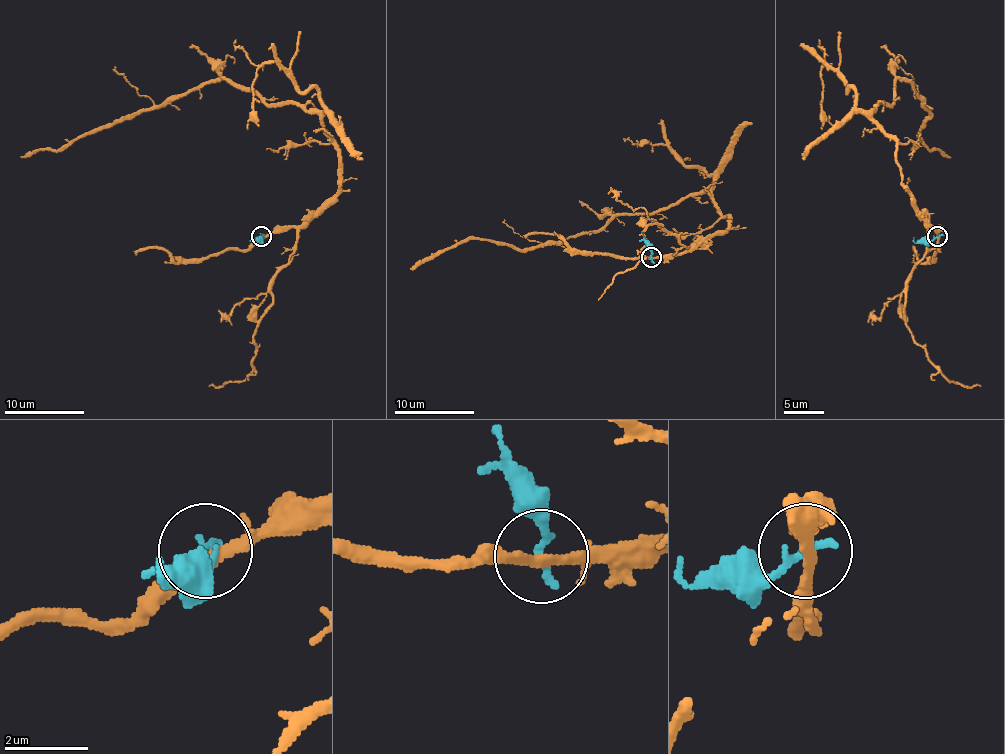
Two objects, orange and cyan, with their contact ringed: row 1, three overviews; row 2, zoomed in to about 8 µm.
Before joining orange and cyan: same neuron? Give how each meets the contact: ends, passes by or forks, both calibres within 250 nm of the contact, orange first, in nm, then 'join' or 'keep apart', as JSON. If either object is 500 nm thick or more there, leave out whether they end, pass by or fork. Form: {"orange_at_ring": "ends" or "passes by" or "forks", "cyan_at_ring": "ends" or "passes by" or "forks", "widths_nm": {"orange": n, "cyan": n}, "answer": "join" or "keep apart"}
{"orange_at_ring": "passes by", "cyan_at_ring": "ends", "widths_nm": {"orange": 240, "cyan": 240}, "answer": "keep apart"}

